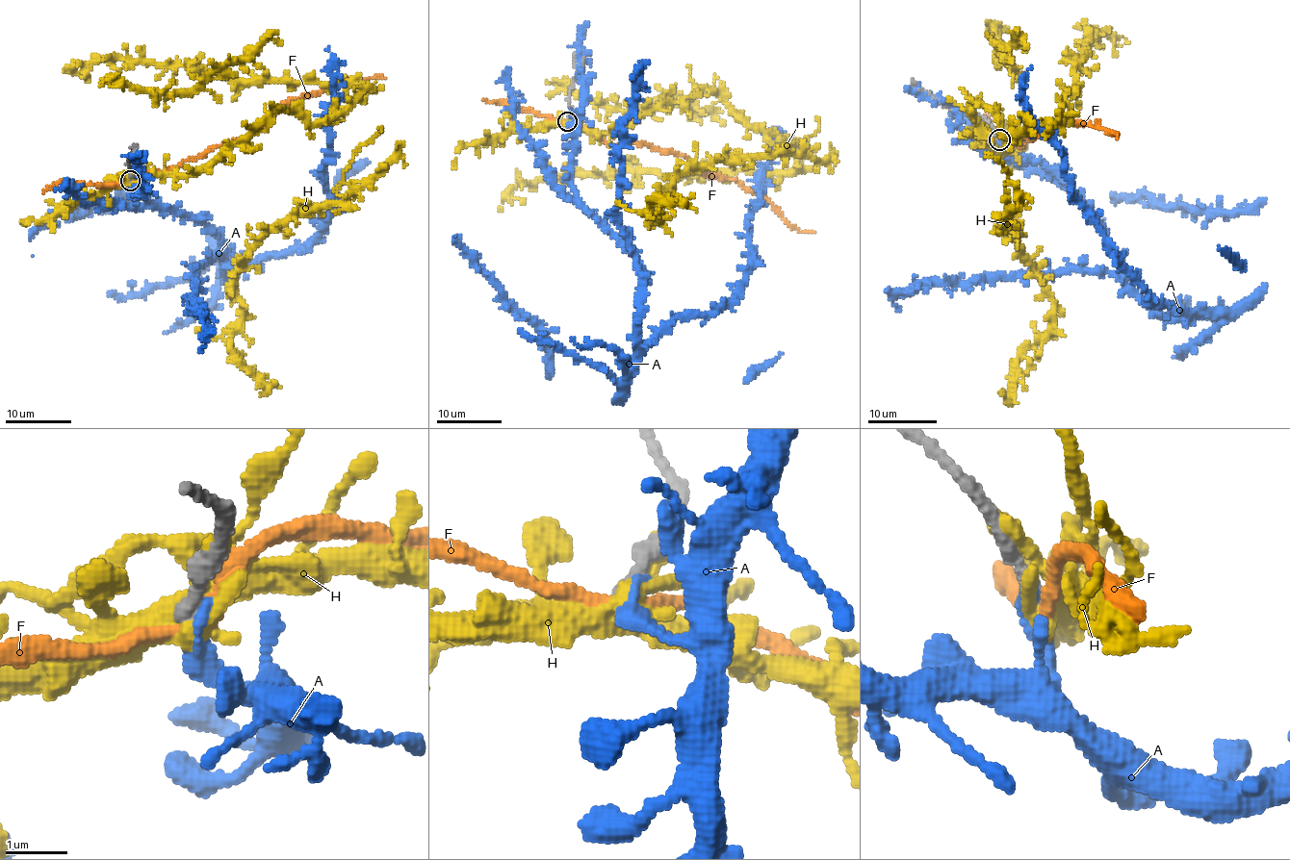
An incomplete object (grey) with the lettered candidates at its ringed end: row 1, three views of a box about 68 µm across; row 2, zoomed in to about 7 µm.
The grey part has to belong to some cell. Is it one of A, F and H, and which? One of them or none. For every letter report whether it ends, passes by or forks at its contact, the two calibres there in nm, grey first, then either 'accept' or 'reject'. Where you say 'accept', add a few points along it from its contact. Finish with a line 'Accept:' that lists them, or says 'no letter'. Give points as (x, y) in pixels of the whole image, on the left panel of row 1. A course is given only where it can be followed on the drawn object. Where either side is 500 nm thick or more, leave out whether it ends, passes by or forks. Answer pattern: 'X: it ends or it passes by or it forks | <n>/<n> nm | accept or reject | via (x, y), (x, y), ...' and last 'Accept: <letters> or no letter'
A: it ends | 280/170 nm | reject
F: it passes by | 240/240 nm | reject
H: it ends | 360/300 nm | reject
Accept: no letter

